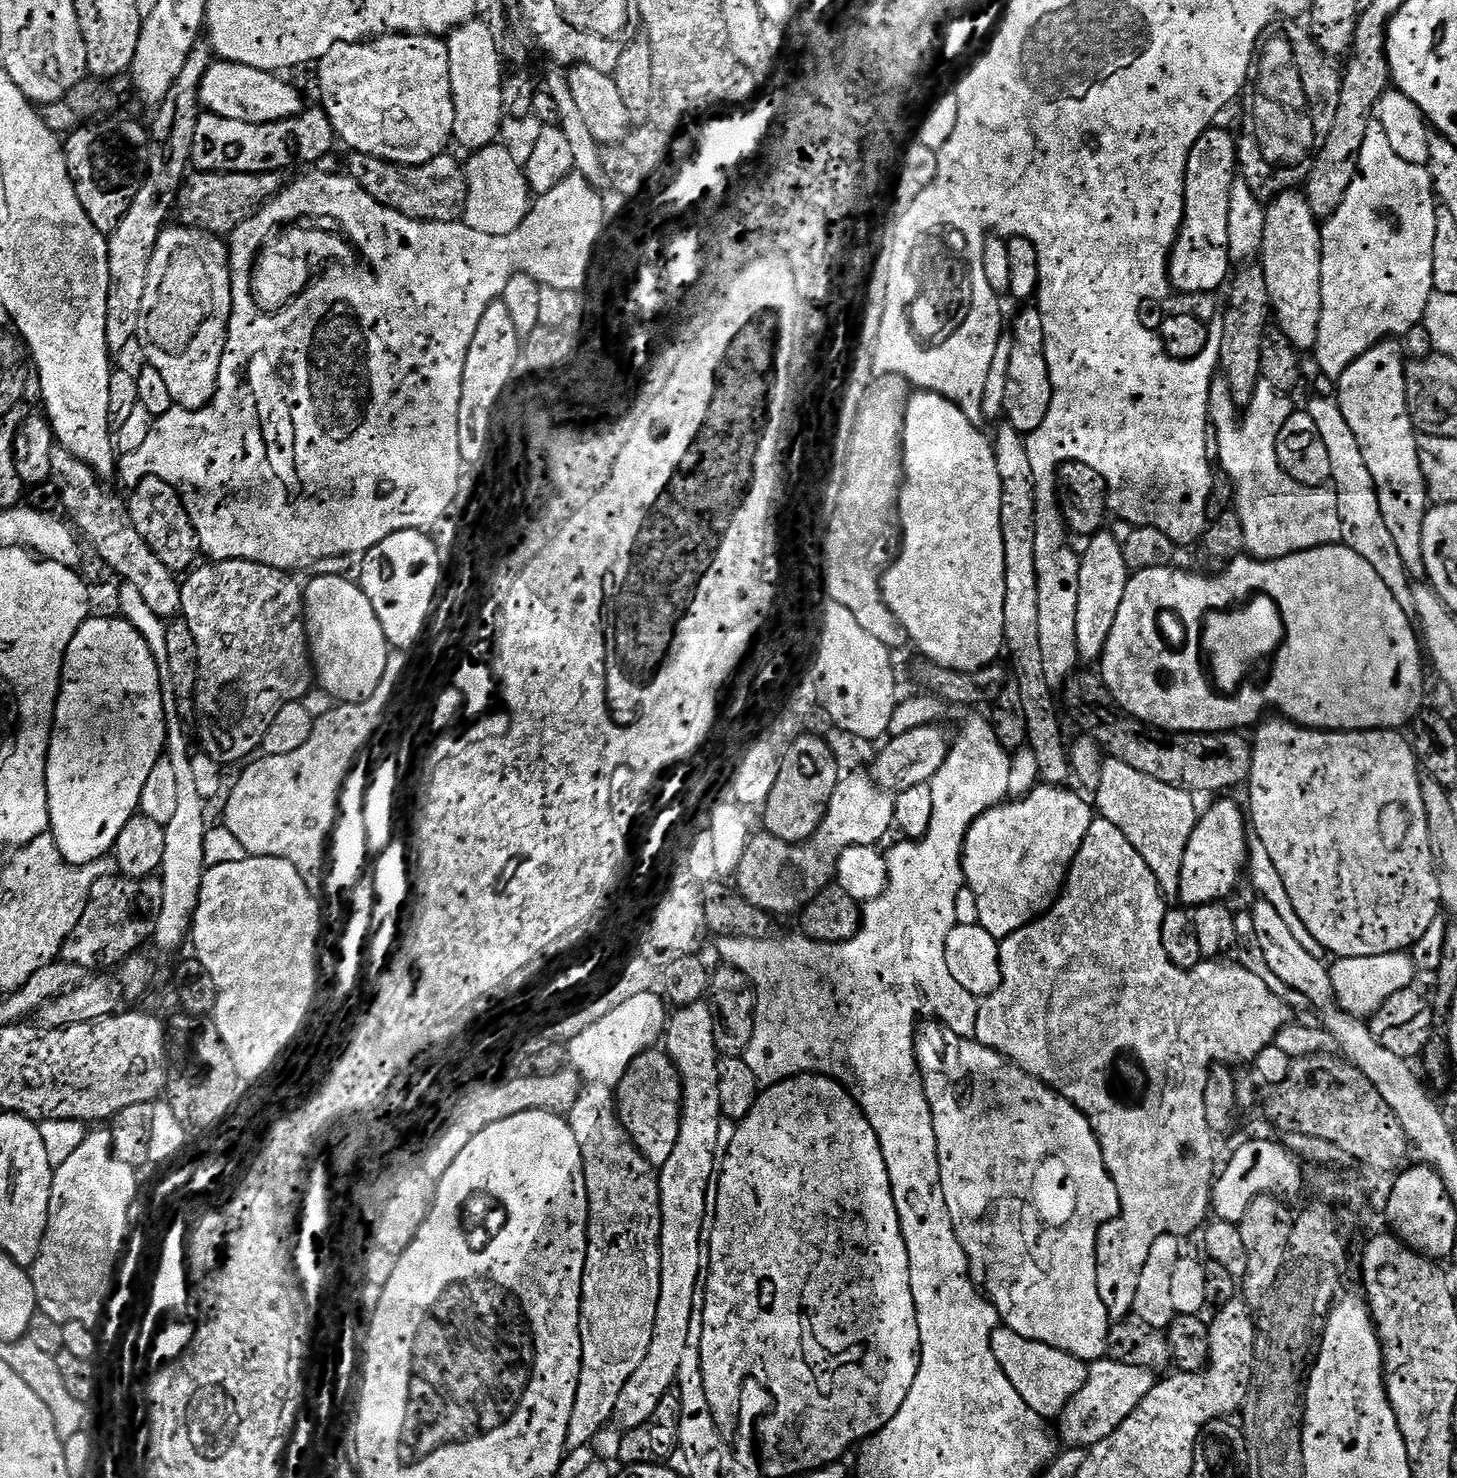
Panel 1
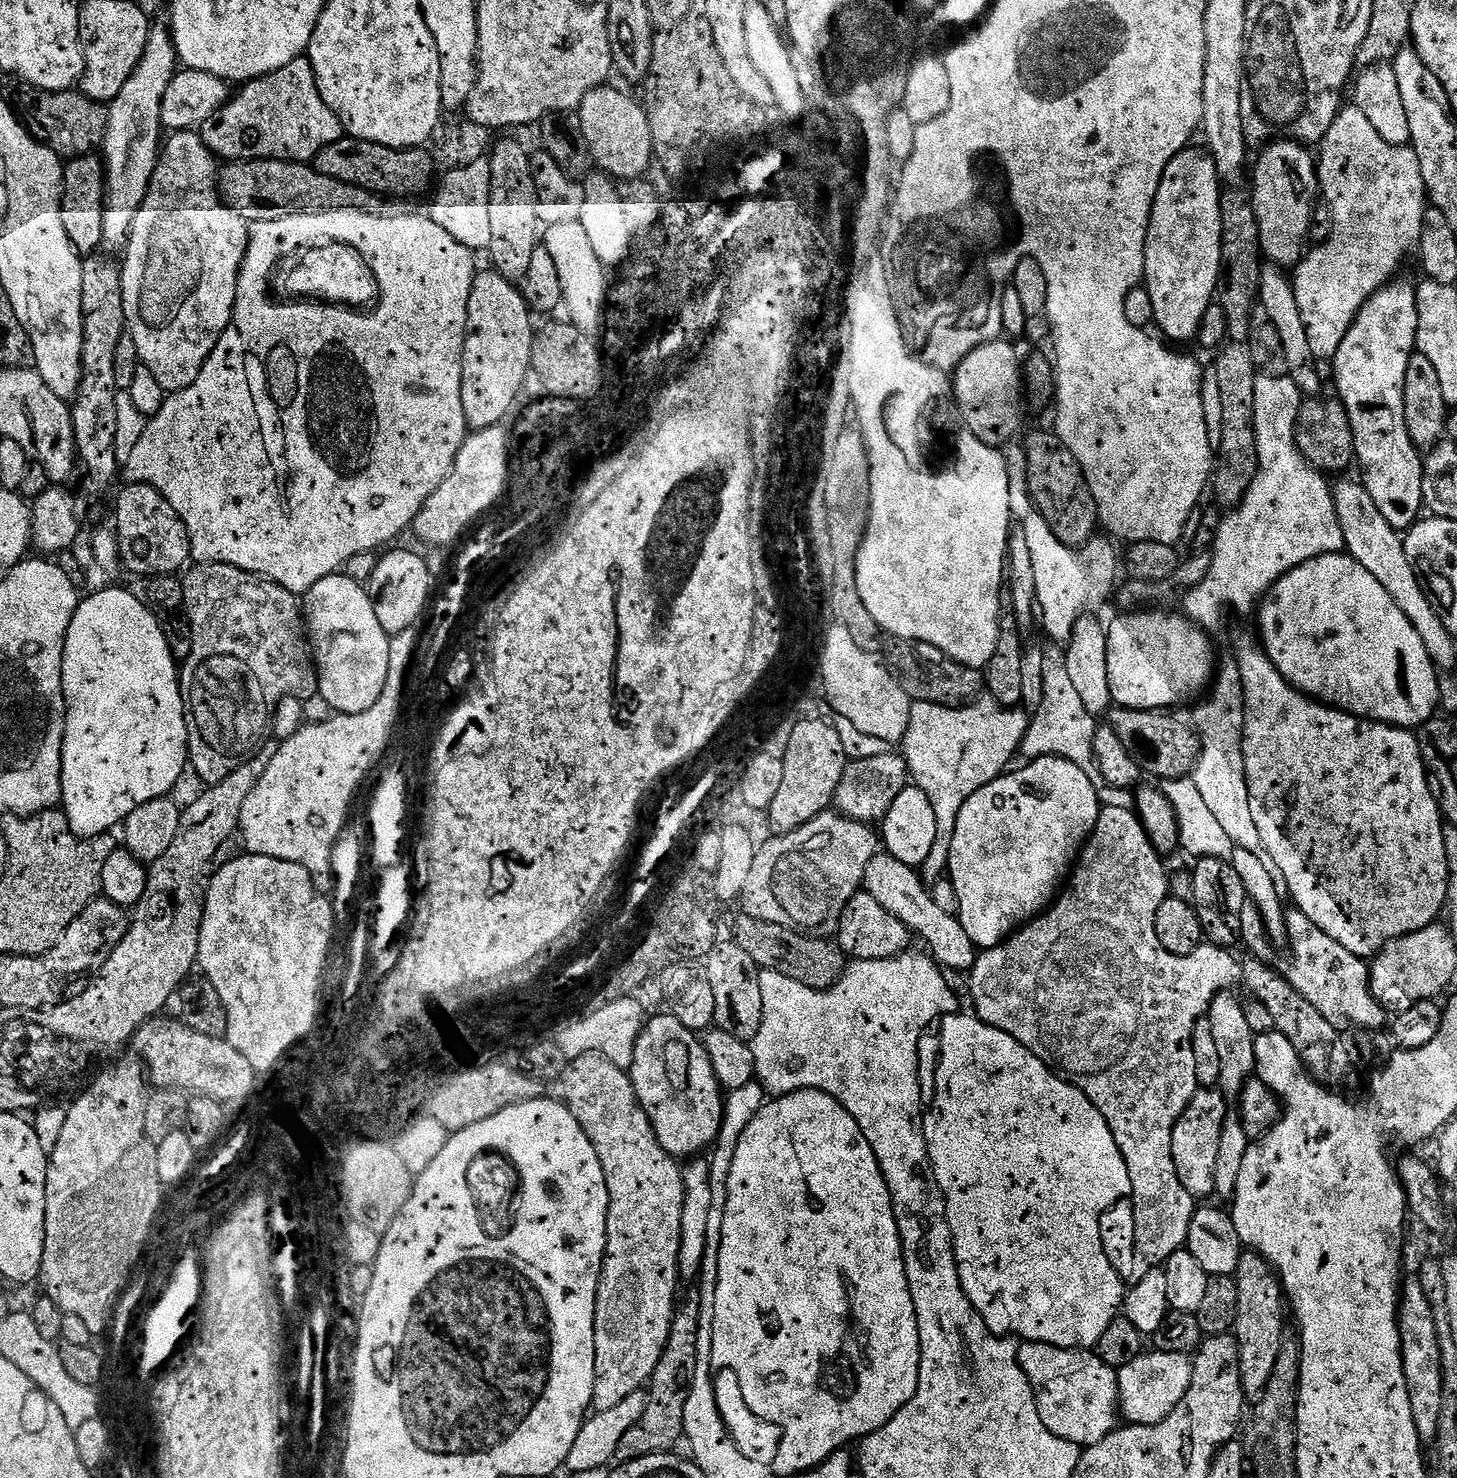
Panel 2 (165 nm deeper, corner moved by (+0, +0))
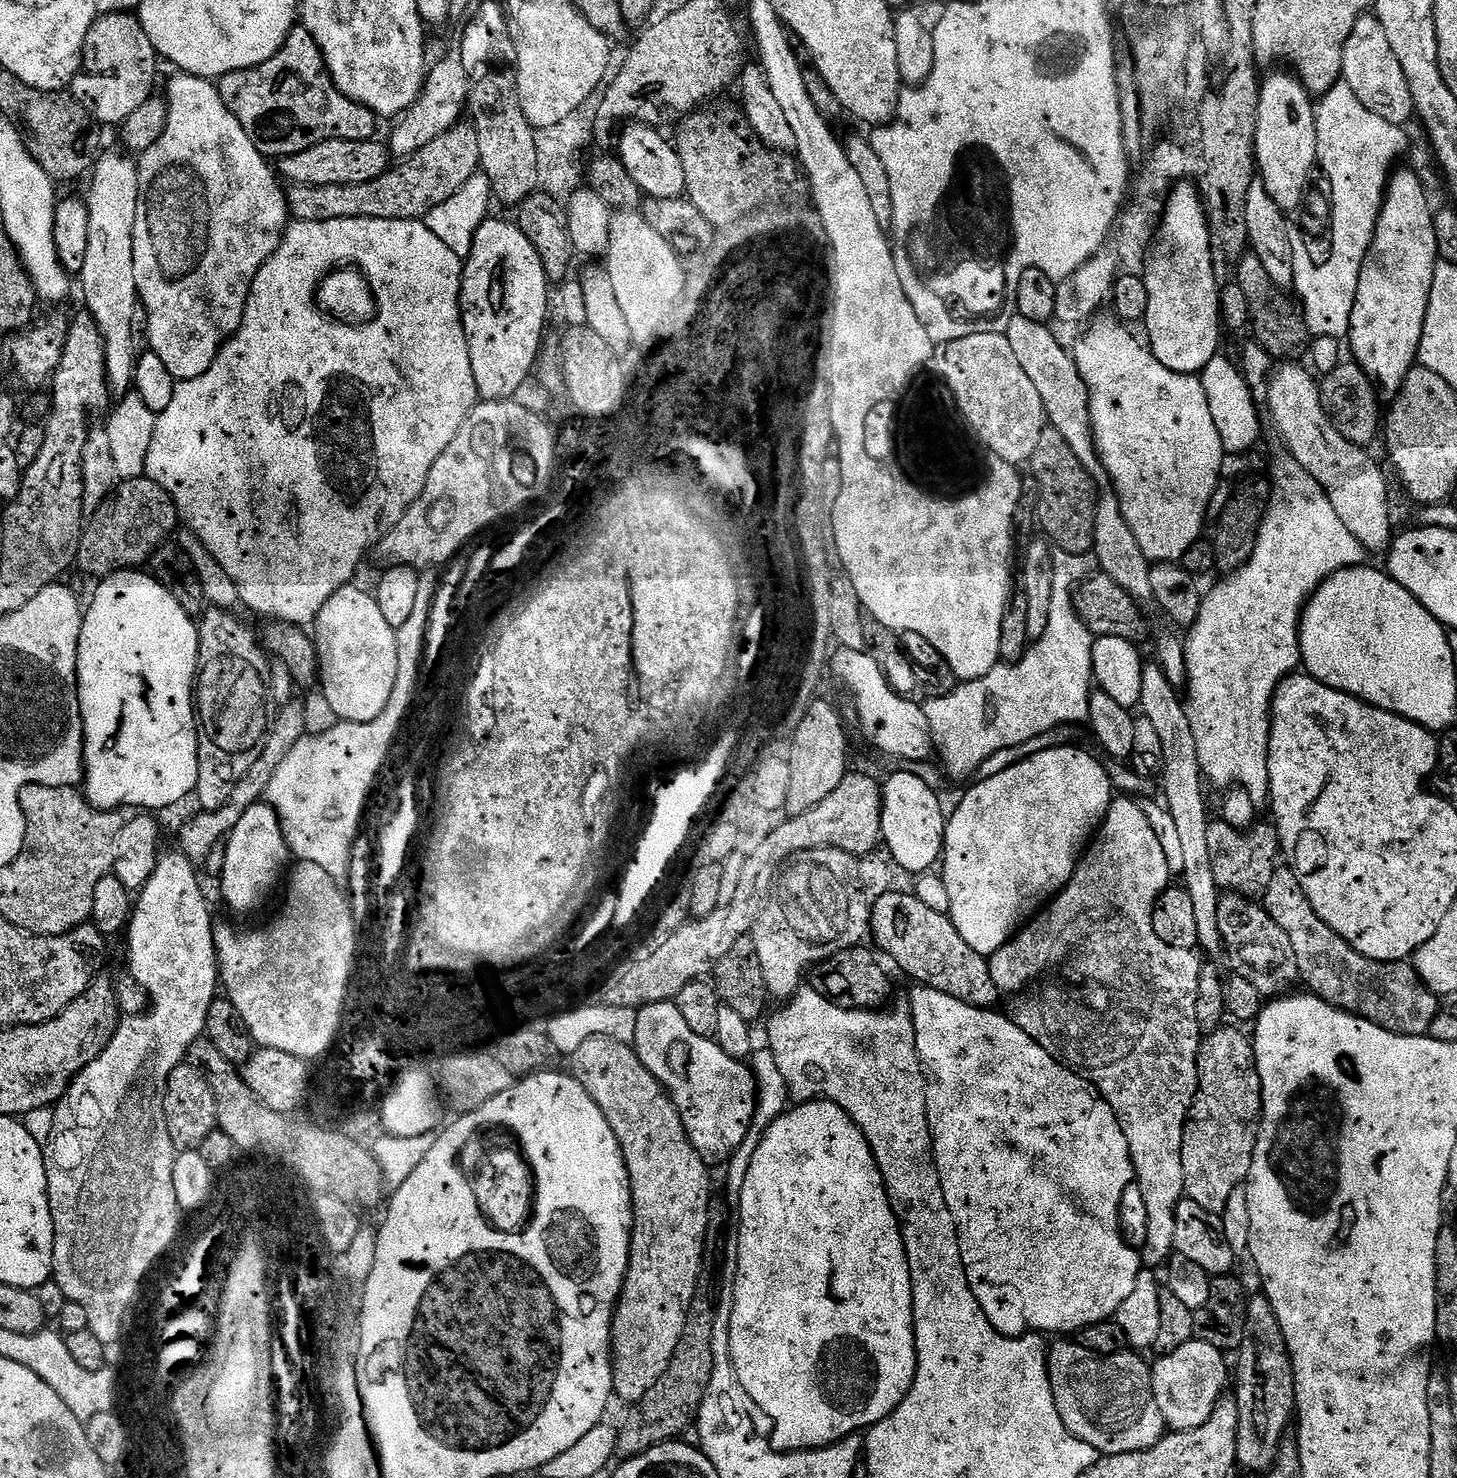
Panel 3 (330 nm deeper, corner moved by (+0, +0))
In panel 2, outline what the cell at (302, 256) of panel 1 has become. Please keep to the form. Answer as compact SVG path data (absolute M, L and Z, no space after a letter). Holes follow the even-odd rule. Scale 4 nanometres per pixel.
M321 244L318 248L309 248L296 262L292 273L288 276L288 292L292 295L289 297L311 298L316 302L327 302L333 306L343 306L353 310L371 309L380 299L380 283L374 270L368 265L367 258L348 244Z

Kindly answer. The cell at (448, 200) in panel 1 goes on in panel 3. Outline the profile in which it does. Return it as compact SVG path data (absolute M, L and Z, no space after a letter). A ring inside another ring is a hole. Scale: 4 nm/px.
M373 138L371 140L327 140L326 142L318 142L318 146L310 146L310 150L302 150L293 156L281 156L278 160L278 172L281 177L289 185L295 186L298 184L305 184L306 186L338 186L339 184L361 184L362 182L370 182L374 178L378 178L384 172L388 171L390 167L390 148L387 143L379 144L379 139Z

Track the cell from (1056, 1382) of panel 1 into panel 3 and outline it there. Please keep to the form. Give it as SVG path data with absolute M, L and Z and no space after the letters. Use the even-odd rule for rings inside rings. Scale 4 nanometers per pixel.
M1064 1338L1061 1344L1056 1344L1047 1349L1048 1357L1048 1377L1050 1378L1050 1390L1054 1390L1054 1406L1058 1406L1058 1414L1062 1418L1062 1422L1066 1426L1066 1430L1070 1434L1074 1434L1074 1438L1078 1438L1082 1442L1086 1442L1090 1446L1094 1446L1097 1454L1105 1456L1113 1456L1114 1454L1130 1454L1131 1452L1141 1452L1147 1448L1153 1448L1155 1444L1166 1434L1166 1425L1162 1414L1158 1410L1158 1402L1154 1398L1154 1390L1152 1389L1152 1370L1149 1361L1144 1361L1143 1355L1137 1354L1132 1350L1125 1350L1114 1354L1113 1356L1099 1356L1090 1350L1086 1350L1078 1342L1070 1341Z

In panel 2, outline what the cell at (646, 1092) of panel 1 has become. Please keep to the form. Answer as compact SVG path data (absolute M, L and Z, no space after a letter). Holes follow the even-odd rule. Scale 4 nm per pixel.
M670 1014L663 1015L656 1016L653 1020L651 1017L640 1031L630 1065L632 1085L654 1126L662 1148L677 1158L696 1158L703 1153L700 1152L703 1148L711 1149L722 1135L726 1092L720 1086L714 1066L710 1064L710 1054L704 1049L703 1039L686 1026L682 1026L678 1018Z

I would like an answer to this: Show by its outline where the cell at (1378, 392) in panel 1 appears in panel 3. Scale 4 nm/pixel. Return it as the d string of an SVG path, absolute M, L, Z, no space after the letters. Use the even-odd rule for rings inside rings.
M1404 168L1393 171L1388 181L1388 186L1384 194L1384 199L1380 205L1380 217L1376 222L1376 229L1372 234L1372 244L1368 247L1364 261L1360 266L1360 277L1358 278L1358 290L1354 298L1354 306L1350 314L1350 330L1346 337L1346 344L1352 347L1351 359L1356 363L1361 371L1366 374L1366 378L1374 382L1378 389L1379 395L1385 398L1391 398L1398 394L1398 390L1402 386L1402 382L1406 378L1406 374L1417 363L1418 347L1421 338L1421 328L1424 325L1425 306L1428 304L1429 288L1432 285L1432 274L1438 263L1438 255L1436 251L1435 228L1433 222L1433 213L1428 210L1428 200L1424 197L1424 188L1420 185L1420 180L1411 172L1410 169Z

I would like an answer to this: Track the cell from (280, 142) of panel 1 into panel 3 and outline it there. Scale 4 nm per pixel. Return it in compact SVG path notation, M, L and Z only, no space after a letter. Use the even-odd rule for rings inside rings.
M303 26L293 28L287 42L280 47L278 54L274 54L274 58L253 68L234 70L219 77L218 87L222 102L230 114L242 122L242 130L250 134L250 142L254 142L254 146L258 146L266 158L293 156L327 140L371 140L377 135L378 117L366 106L343 96L338 86L334 86L318 42L314 42L314 38Z

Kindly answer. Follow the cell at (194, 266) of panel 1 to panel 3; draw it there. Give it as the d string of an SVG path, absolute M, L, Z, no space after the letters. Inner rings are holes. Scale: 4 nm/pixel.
M176 74L176 77L168 84L166 103L168 117L162 136L158 138L158 142L154 142L154 146L147 148L138 160L140 193L138 194L138 214L134 222L134 282L139 303L148 315L147 347L154 354L158 354L158 358L162 358L166 370L170 370L170 374L179 382L193 380L206 374L206 370L210 370L210 366L216 361L217 354L220 353L220 349L224 347L232 333L240 329L254 278L258 270L262 270L265 262L272 257L274 250L278 250L278 246L284 241L284 231L289 226L290 213L288 199L285 191L282 188L280 190L281 181L273 165L271 168L268 165L271 163L258 150L258 146L250 142L250 134L246 134L246 130L242 130L242 122L238 122L238 118L230 114L230 110L222 102L219 87L211 79Z

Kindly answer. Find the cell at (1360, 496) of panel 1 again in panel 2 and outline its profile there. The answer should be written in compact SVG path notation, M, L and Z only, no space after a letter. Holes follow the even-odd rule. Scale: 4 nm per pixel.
M1265 263L1260 269L1259 307L1270 314L1278 335L1282 338L1282 346L1286 350L1286 362L1290 369L1292 381L1300 387L1301 393L1308 398L1321 395L1324 384L1320 381L1320 372L1315 368L1317 357L1310 350L1310 337L1306 335L1306 322L1302 322L1302 306L1293 277L1278 264Z

